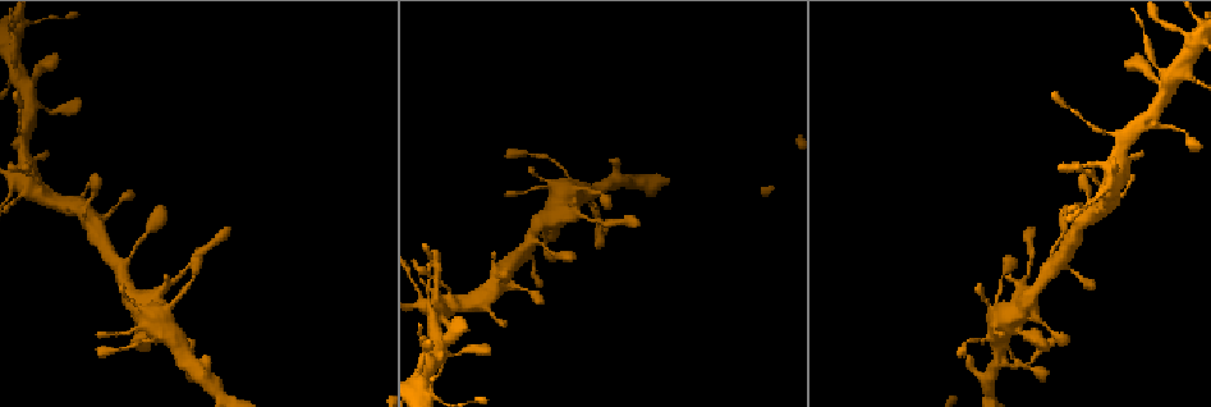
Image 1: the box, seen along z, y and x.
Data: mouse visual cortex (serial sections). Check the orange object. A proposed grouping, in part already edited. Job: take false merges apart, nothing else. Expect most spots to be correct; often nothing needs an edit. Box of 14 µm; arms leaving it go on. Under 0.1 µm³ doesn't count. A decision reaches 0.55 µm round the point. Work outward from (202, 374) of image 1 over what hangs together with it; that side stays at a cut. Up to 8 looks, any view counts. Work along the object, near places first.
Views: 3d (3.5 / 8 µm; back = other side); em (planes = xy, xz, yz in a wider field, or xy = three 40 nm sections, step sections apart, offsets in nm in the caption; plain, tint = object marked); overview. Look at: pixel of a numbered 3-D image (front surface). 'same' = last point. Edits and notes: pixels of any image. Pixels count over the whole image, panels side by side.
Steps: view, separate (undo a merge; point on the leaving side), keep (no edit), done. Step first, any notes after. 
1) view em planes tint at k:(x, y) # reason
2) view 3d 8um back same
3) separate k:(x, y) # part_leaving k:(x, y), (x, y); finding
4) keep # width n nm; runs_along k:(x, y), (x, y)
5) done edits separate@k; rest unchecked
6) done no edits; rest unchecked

view 3d 3.5um at 1:(1028, 274) # calibre changes

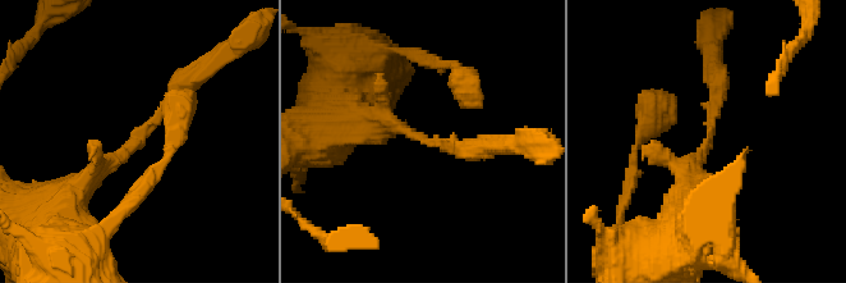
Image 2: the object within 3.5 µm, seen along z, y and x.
view em xy step 5 tint at 2:(712, 134) # arm_widths 200, 250 nm

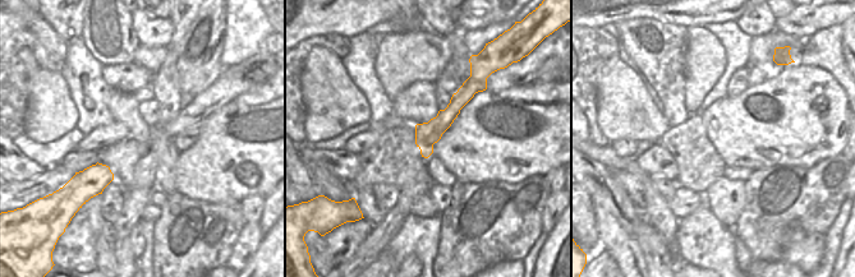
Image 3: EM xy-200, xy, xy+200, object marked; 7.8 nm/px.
keep # runs_along 3:(468, 83), (426, 137), (424, 153); one cell here

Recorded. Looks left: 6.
view 3d 8um at 1:(1057, 244)

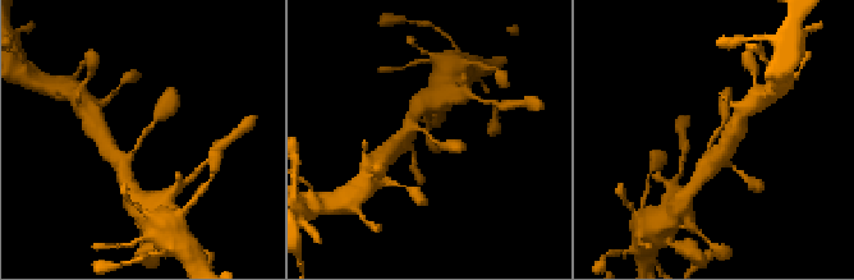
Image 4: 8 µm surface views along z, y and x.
view em xy step 2 tint at 4:(145, 132) # arm_widths 200, 250 nm

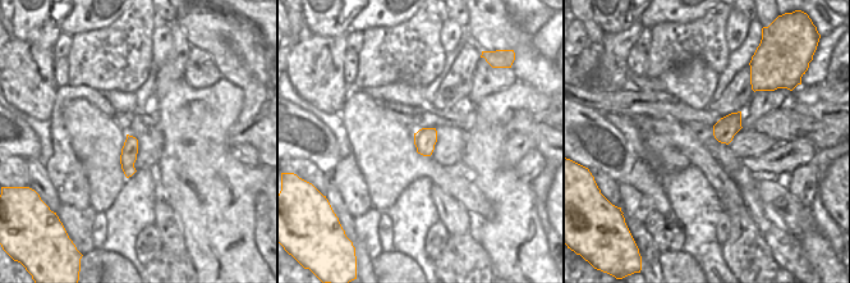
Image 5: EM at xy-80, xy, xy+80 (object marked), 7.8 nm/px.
keep # runs_along 4:(123, 165), (164, 110), (165, 104); continuous, no second cell

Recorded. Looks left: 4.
view 3d 3.5um back at 1:(20, 178) # looks like a crossing

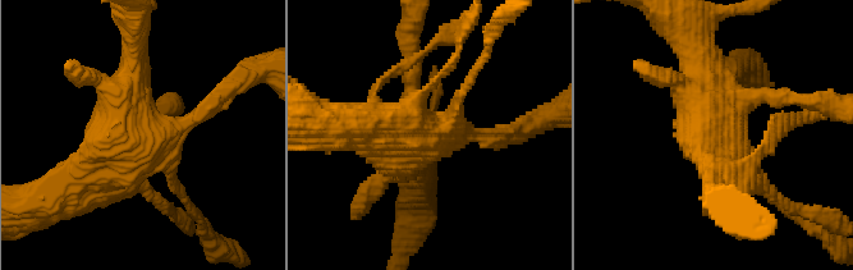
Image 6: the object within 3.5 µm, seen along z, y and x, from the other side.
keep # runs_along 6:(79, 184), (127, 154), (134, 47); continuous, no second cell

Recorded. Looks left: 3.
done no edits; rest unchecked

